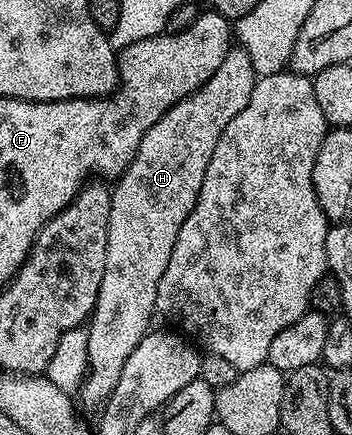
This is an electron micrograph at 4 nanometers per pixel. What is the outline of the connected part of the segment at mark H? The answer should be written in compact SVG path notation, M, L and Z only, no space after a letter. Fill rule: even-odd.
M232 47L225 62L217 66L217 74L213 74L213 78L209 78L193 94L174 104L147 131L145 138L141 138L141 146L135 152L133 162L123 171L122 176L114 181L107 227L105 274L101 278L101 290L95 303L95 311L91 313L85 328L87 371L83 383L77 389L77 400L82 407L84 404L85 407L96 410L103 408L117 386L125 360L152 327L151 315L154 317L157 312L155 303L161 274L165 274L165 266L169 266L177 234L197 202L201 182L205 182L205 170L209 170L209 158L213 158L213 149L217 146L217 138L221 138L221 134L225 134L225 126L229 126L229 122L233 122L233 118L237 118L237 114L245 110L255 89L256 79L253 62L249 62L249 54L245 54L243 48Z

